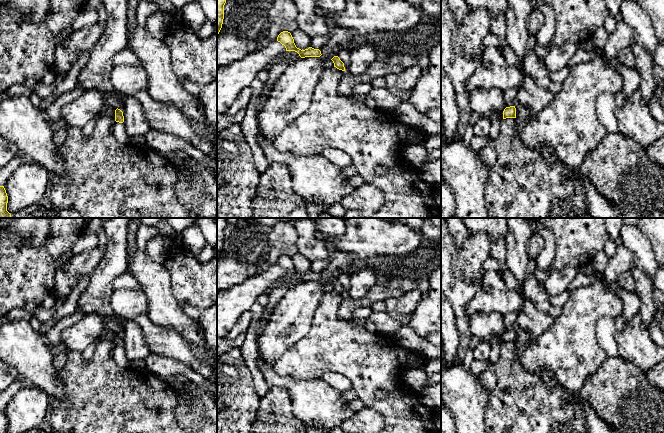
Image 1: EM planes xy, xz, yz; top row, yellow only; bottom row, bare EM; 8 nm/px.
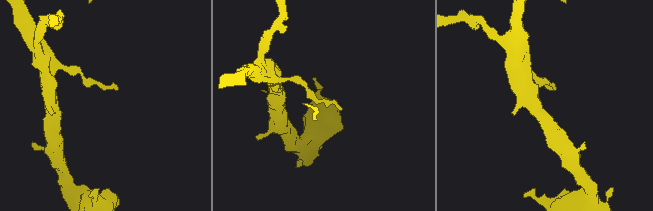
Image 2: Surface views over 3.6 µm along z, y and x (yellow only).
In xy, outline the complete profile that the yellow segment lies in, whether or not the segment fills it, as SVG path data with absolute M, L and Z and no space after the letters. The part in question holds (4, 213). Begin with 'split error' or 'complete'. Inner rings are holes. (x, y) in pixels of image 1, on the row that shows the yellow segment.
complete | M0 186L0 218L11 218L7 211L8 196L4 186Z

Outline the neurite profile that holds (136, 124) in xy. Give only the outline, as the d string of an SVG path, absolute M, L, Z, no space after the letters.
M125 95L124 97L124 125L125 131L130 138L144 136L151 128L145 118L140 102L135 95Z

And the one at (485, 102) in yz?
M499 88L475 89L469 95L472 111L480 116L490 116L506 108L504 91Z

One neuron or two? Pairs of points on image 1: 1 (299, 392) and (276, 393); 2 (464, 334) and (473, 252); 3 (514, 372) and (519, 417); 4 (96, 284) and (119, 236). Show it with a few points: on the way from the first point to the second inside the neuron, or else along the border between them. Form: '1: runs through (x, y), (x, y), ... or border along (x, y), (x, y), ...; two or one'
1: border along (270, 384), (283, 386), (288, 391), (294, 416); two
2: runs through (460, 314), (460, 272); one
3: runs through (514, 383), (514, 393), (519, 401), (519, 406); one
4: runs through (106, 272), (115, 261), (116, 248); one

